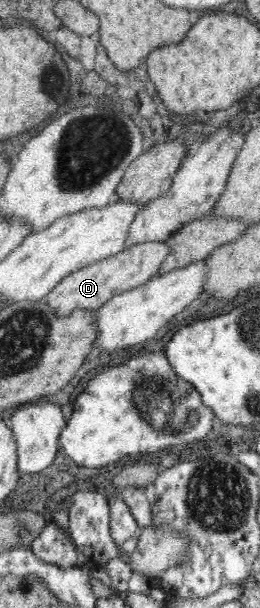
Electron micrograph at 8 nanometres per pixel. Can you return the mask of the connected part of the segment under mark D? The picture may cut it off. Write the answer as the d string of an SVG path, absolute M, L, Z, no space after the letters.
M145 241L133 244L129 248L111 256L97 260L78 268L75 272L60 280L47 294L51 309L61 316L73 313L75 309L99 309L112 296L123 291L138 287L159 273L159 268L165 263L171 253L171 246L165 241Z

